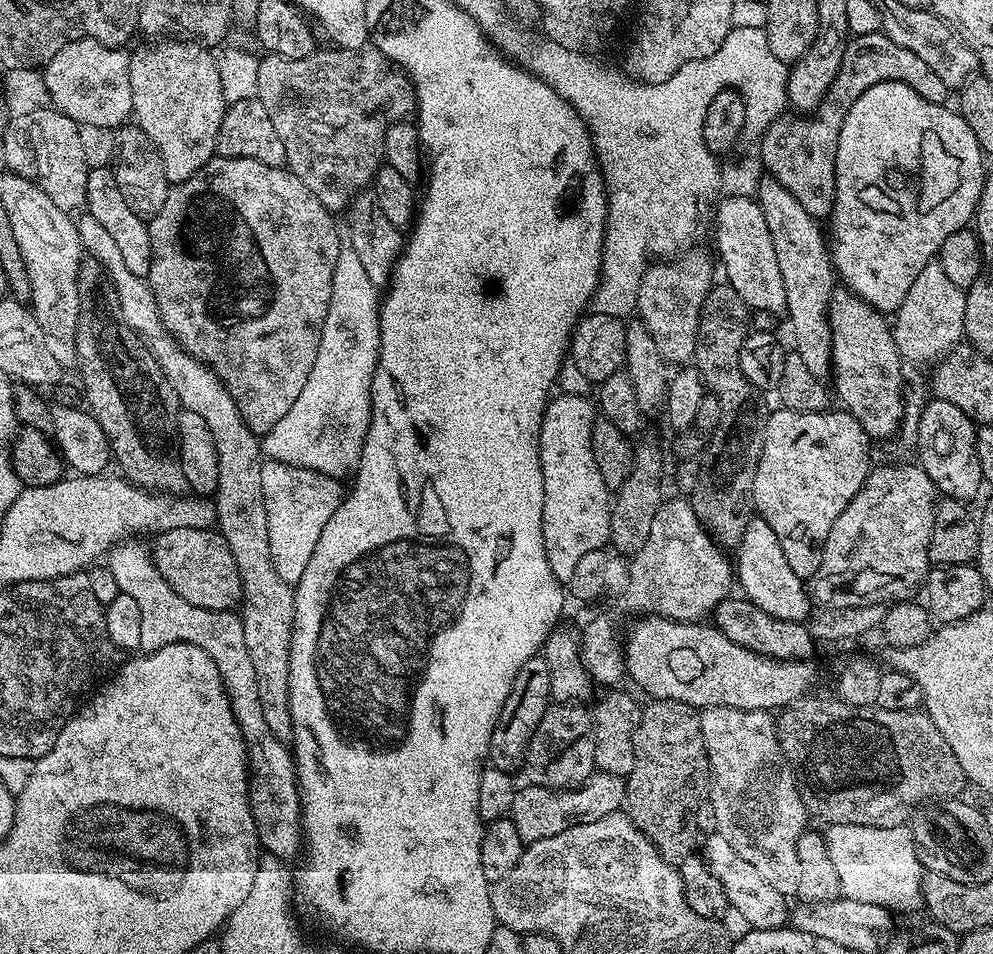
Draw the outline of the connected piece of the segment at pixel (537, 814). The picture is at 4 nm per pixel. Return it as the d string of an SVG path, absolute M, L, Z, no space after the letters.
M595 771L592 776L579 788L543 788L537 784L525 783L517 787L512 803L510 819L523 838L525 845L538 842L542 838L554 838L554 834L562 834L562 830L570 830L574 826L582 826L586 822L598 822L598 818L606 818L606 814L621 811L626 800L626 780L623 776L615 776Z

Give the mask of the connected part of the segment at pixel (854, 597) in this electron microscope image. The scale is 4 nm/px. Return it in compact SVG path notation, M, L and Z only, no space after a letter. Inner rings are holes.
M919 463L873 467L858 494L838 514L822 550L822 566L807 581L813 605L849 608L912 600L927 578L928 547L938 493Z

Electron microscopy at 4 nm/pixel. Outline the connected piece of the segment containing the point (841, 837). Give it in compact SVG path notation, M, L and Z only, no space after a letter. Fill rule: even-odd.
M903 823L892 827L866 827L831 824L825 829L824 835L843 897L880 905L896 912L914 912L923 907L921 886L924 867L916 852L909 825Z

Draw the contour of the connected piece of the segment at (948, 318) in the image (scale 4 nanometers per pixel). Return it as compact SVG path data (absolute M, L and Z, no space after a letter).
M939 262L922 266L922 274L914 278L914 286L910 286L906 298L902 298L902 306L896 309L891 321L892 337L900 355L900 373L904 375L905 385L909 389L920 388L923 384L925 387L929 383L932 369L965 339L965 318L965 289L950 282L946 270L942 270Z

